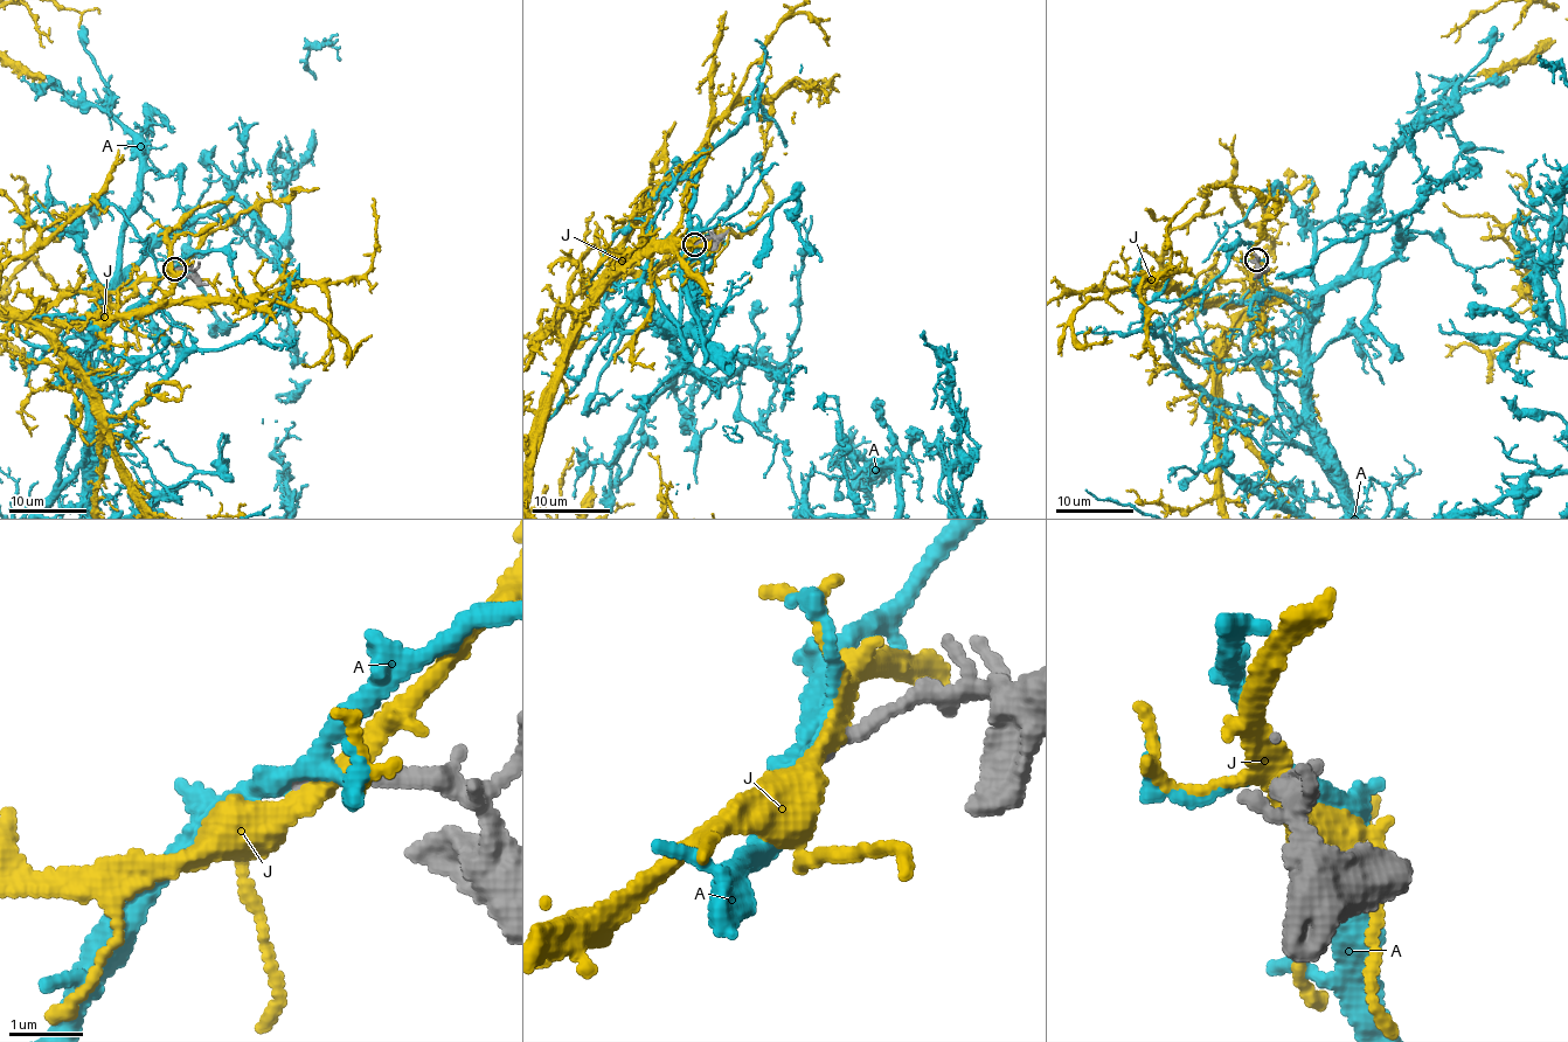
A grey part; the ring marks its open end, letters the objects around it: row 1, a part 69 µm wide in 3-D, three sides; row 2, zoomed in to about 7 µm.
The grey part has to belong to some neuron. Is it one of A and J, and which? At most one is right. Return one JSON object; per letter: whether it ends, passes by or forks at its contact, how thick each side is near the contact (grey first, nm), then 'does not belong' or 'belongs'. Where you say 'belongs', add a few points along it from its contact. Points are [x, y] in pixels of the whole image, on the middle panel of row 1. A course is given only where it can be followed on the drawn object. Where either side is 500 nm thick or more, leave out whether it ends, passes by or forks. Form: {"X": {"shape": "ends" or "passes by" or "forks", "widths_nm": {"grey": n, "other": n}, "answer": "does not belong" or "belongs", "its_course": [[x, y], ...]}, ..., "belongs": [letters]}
{"A": {"shape": "forks", "widths_nm": {"grey": 200, "other": 220}, "answer": "belongs"}, "J": {"shape": "forks", "widths_nm": {"grey": 240, "other": 220}, "answer": "does not belong"}, "belongs": ["A"]}

